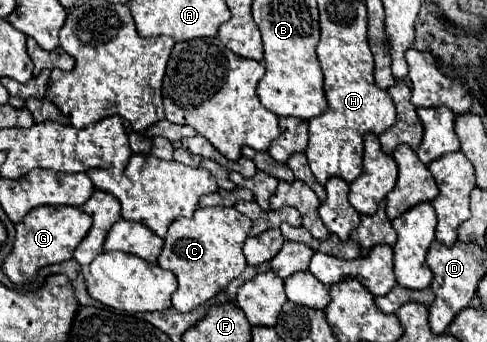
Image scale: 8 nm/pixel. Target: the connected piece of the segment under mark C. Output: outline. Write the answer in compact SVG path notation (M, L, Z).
M196 208L192 218L178 218L170 224L168 236L164 238L164 248L158 258L158 266L164 270L170 270L178 278L178 290L172 294L172 306L178 312L190 312L216 296L220 290L224 290L234 278L238 278L246 268L246 258L242 254L242 244L248 238L250 232L250 218L240 214L236 208Z

